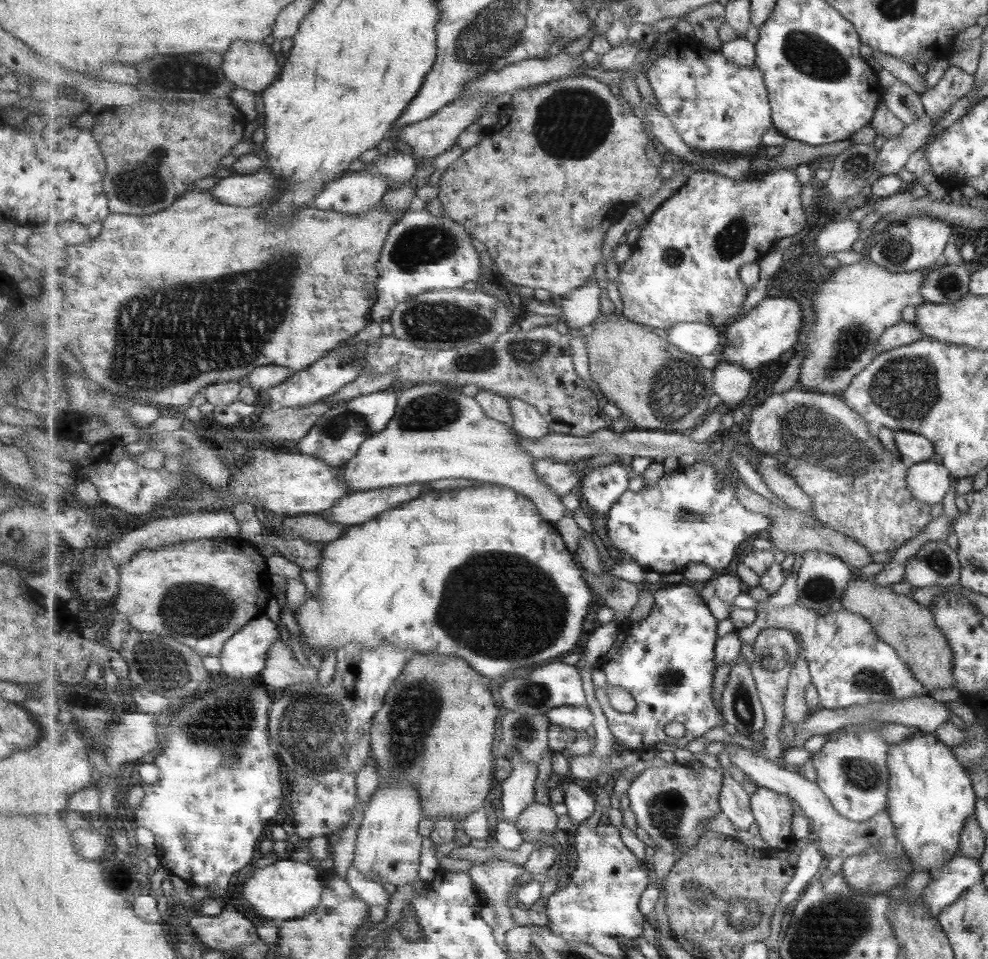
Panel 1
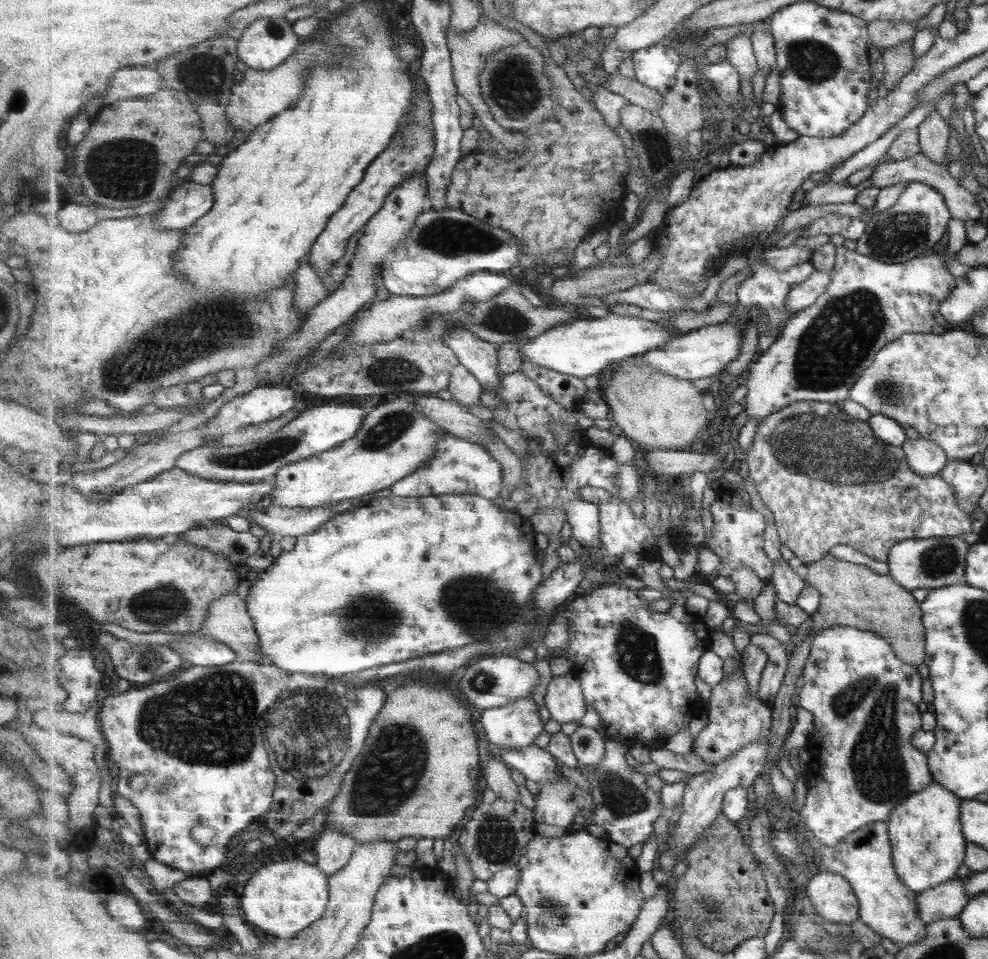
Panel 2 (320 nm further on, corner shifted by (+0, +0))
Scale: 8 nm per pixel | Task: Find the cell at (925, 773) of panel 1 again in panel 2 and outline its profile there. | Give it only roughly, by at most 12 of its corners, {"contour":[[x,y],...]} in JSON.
{"contour":[[935,780],[886,820],[911,892],[965,860],[959,798]]}

